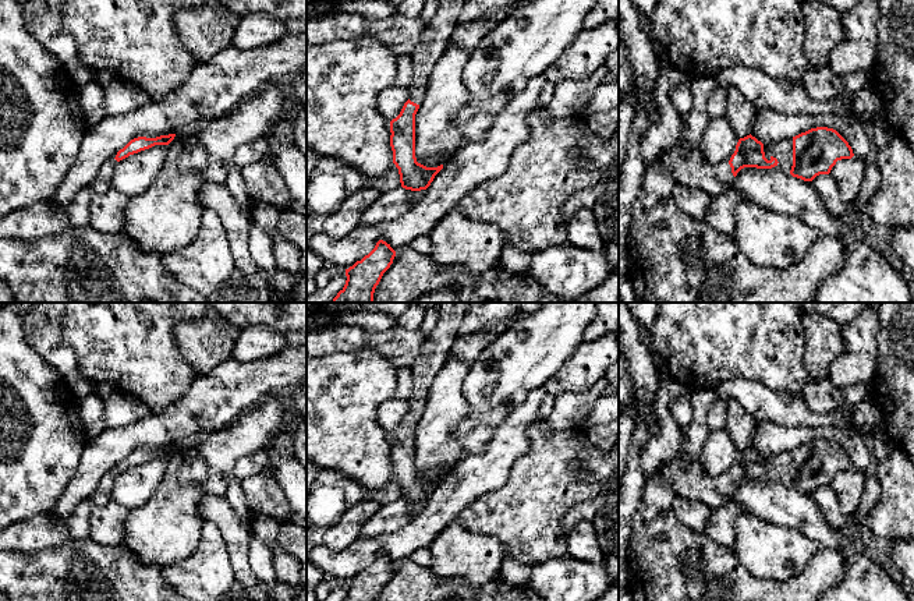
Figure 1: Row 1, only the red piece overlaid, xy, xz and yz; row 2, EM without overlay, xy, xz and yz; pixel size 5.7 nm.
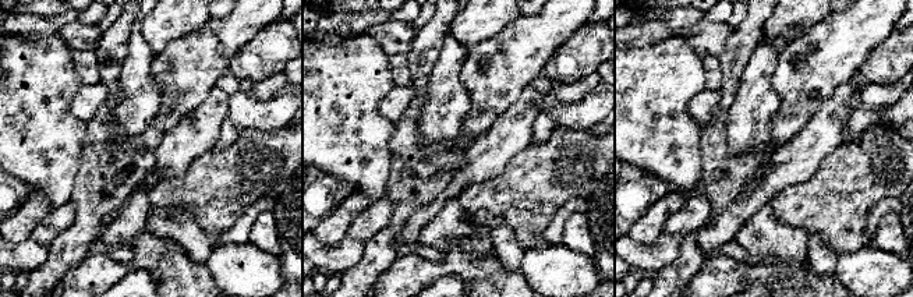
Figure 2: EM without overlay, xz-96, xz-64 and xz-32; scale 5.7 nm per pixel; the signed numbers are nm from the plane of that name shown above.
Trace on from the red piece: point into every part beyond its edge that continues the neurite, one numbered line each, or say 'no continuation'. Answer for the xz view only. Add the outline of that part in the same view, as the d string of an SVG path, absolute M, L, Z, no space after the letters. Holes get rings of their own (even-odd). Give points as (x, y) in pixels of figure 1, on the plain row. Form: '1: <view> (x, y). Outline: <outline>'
1: xz (435, 350). Outline: M437 303L440 318L428 333L419 357L410 367L412 374L412 395L410 413L421 417L431 390L432 381L444 365L450 350L458 336L458 329L470 303Z

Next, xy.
1: xy (102, 495). Outline: M113 471L111 474L107 474L102 478L99 487L96 491L92 494L92 501L95 505L104 505L111 501L111 487L113 487L113 478L117 473Z

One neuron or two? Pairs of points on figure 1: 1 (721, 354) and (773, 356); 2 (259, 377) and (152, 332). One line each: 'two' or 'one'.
1: one
2: two

